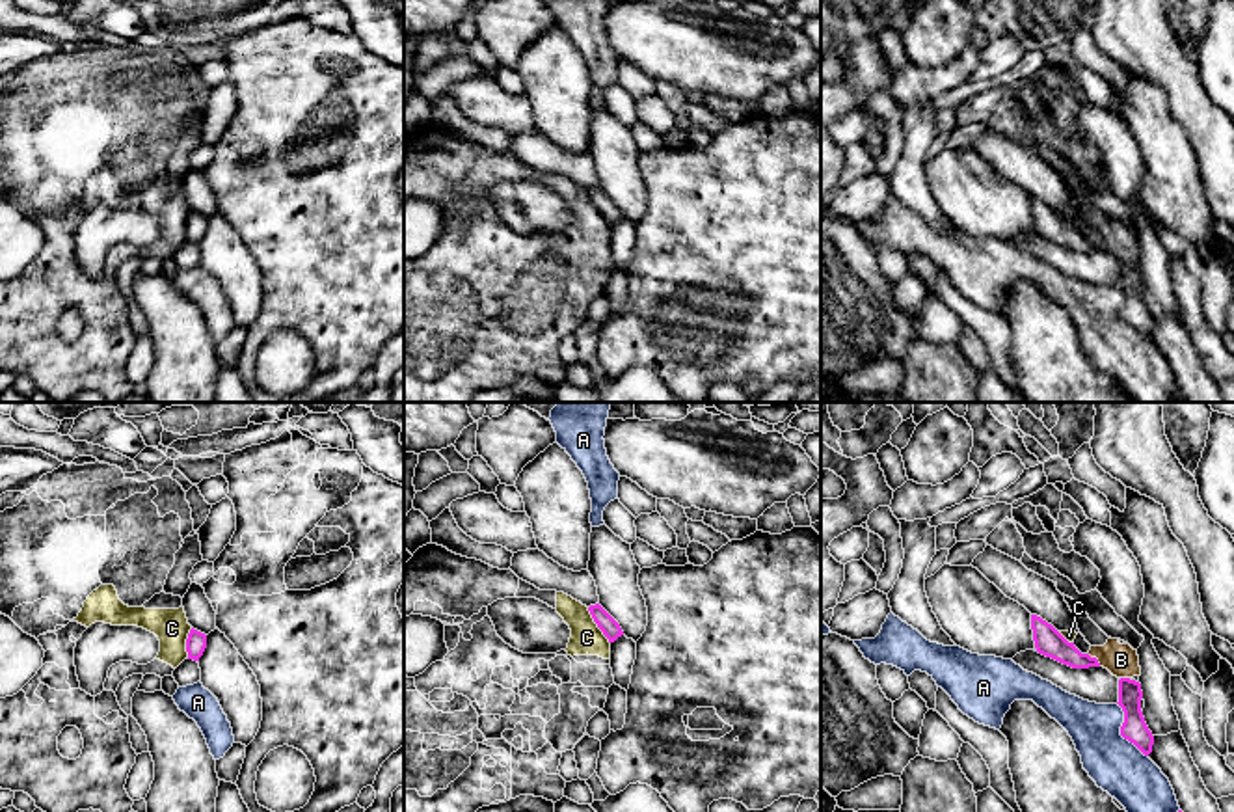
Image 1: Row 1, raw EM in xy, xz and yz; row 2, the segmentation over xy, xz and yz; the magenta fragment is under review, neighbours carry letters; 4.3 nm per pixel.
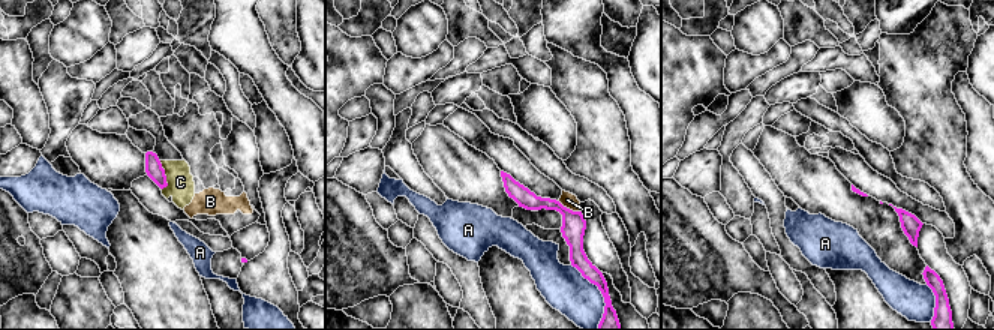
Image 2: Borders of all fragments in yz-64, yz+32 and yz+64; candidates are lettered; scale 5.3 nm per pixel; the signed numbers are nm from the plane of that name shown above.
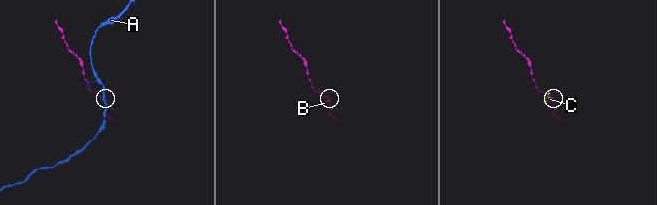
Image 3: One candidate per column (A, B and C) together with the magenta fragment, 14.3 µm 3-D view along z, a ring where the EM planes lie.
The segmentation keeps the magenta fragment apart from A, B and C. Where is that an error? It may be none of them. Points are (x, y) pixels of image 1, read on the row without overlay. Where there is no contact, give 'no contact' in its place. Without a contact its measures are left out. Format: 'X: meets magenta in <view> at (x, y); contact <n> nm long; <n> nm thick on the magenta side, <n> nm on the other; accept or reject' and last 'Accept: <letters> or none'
A: meets magenta in yz at (1121, 315); contact 280 nm long; 120 nm thick on the magenta side, 240 nm on the other; reject
B: meets magenta in yz at (1095, 241); contact 80 nm long; 120 nm thick on the magenta side, 140 nm on the other; reject
C: meets magenta in xz at (598, 209); contact 190 nm long; 80 nm thick on the magenta side, 140 nm on the other; reject
Accept: none

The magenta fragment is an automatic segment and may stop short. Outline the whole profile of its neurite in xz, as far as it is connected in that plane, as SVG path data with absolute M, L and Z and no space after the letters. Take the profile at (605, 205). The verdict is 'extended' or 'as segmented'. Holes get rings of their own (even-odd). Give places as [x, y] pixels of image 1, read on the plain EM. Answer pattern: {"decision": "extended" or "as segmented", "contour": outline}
{"decision": "as segmented", "contour": "M599 186L590 188L588 194L594 205L597 207L597 210L609 222L609 225L614 225L618 220L624 218L620 207Z"}

